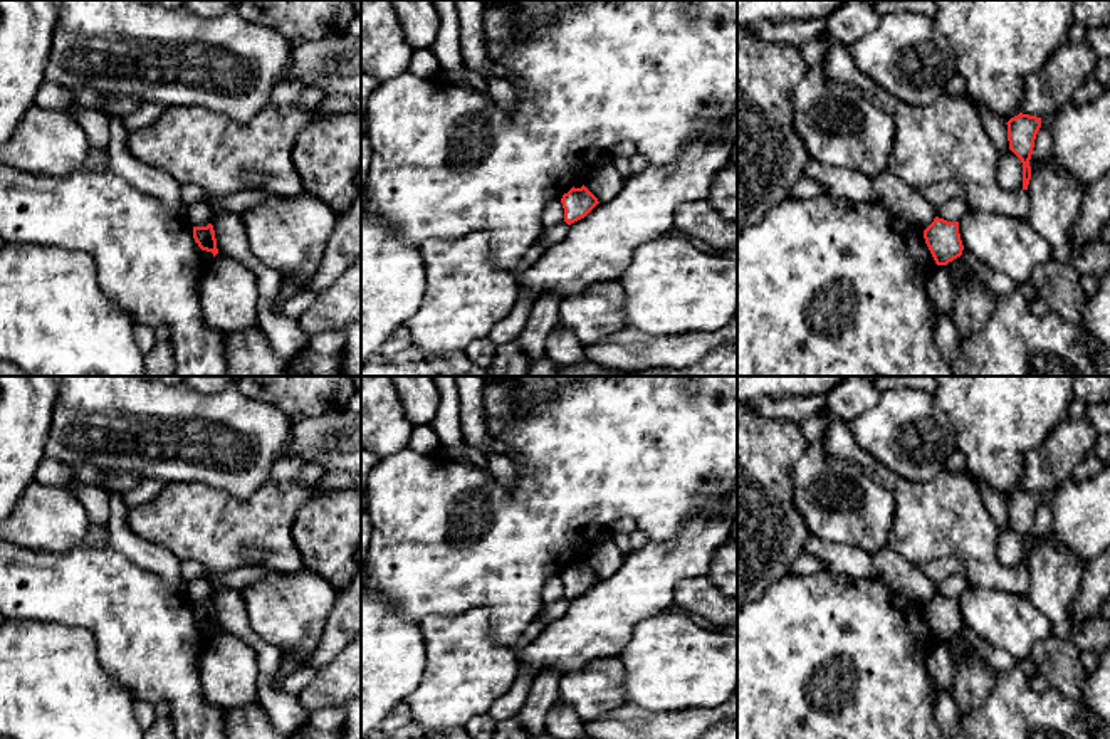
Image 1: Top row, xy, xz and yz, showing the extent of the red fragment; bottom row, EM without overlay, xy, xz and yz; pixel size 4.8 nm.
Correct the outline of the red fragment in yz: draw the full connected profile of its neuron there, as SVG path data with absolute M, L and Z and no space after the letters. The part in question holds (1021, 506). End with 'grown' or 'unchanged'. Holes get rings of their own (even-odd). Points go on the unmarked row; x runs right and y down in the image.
M1019 489L1018 492L1011 494L1006 501L1009 526L1023 539L1023 566L1028 566L1031 556L1029 536L1033 531L1036 511L1041 504L1041 494Z; unchanged

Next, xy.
M208 600L207 603L193 603L193 615L202 626L212 628L213 633L218 630L215 606L212 600Z; unchanged

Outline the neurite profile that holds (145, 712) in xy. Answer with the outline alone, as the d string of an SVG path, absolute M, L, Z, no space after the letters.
M134 702L134 717L143 731L148 731L158 719L154 705L149 702Z

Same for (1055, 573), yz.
M1051 534L1031 553L1028 561L1028 600L1046 616L1055 638L1071 638L1073 603L1080 591L1085 563Z

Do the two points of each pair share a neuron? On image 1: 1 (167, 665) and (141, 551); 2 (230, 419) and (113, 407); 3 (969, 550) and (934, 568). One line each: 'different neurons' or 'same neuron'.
1: different neurons
2: same neuron
3: different neurons

